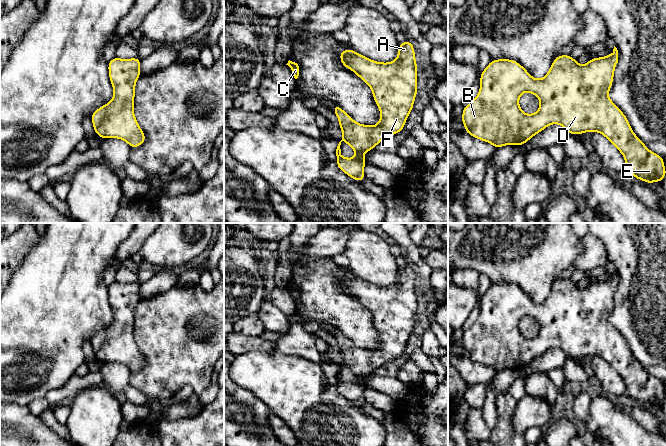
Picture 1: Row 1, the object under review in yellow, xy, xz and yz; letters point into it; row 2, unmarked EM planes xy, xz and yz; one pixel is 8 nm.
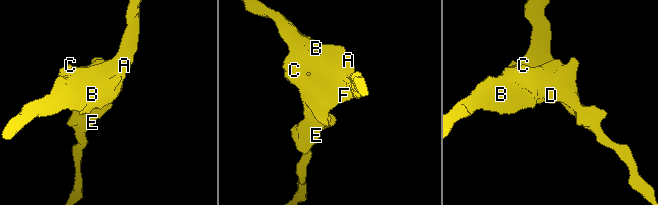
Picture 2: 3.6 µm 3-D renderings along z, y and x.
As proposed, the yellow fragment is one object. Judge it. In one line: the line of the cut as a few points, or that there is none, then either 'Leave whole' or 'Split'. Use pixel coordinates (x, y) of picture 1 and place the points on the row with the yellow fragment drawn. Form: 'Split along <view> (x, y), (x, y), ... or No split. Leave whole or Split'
No split. Leave whole

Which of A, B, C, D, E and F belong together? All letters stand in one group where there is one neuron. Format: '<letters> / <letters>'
A B C D E F

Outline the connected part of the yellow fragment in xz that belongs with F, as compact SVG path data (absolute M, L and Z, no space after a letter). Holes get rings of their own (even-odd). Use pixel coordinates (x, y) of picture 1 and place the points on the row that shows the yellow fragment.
M405 41L399 43L398 47L398 56L392 62L377 62L372 59L369 59L359 53L357 53L352 48L349 50L341 50L339 52L341 64L352 70L360 79L362 79L371 89L373 99L380 110L380 120L374 126L364 125L357 123L349 116L339 105L335 104L332 111L336 114L338 118L338 123L340 125L342 131L342 140L339 142L336 149L336 164L337 167L344 172L346 175L350 176L353 180L362 182L365 179L364 167L366 165L366 161L364 159L364 153L367 151L371 151L374 149L376 145L382 142L385 138L390 137L394 134L400 133L405 126L408 115L413 109L414 101L418 92L418 84L417 84L417 62L415 60L415 49L412 44L412 41ZM341 142L346 142L356 153L354 158L345 158L341 155L340 145Z

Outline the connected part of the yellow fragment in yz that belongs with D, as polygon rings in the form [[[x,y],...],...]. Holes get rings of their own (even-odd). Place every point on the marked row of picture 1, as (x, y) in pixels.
[[[615,46],[609,56],[591,58],[585,65],[579,65],[577,59],[569,54],[558,55],[546,76],[535,79],[515,60],[491,60],[480,75],[478,95],[463,108],[461,122],[465,126],[464,132],[491,143],[495,150],[505,145],[520,147],[551,124],[560,124],[572,135],[598,132],[620,151],[626,170],[635,179],[650,185],[654,181],[662,183],[666,176],[663,157],[645,146],[633,132],[625,114],[609,99],[617,63],[618,50]],[[524,92],[530,92],[539,99],[540,107],[536,113],[526,114],[521,110],[519,98]]]

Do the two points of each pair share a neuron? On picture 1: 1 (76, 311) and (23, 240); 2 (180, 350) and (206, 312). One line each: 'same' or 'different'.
1: different
2: same

